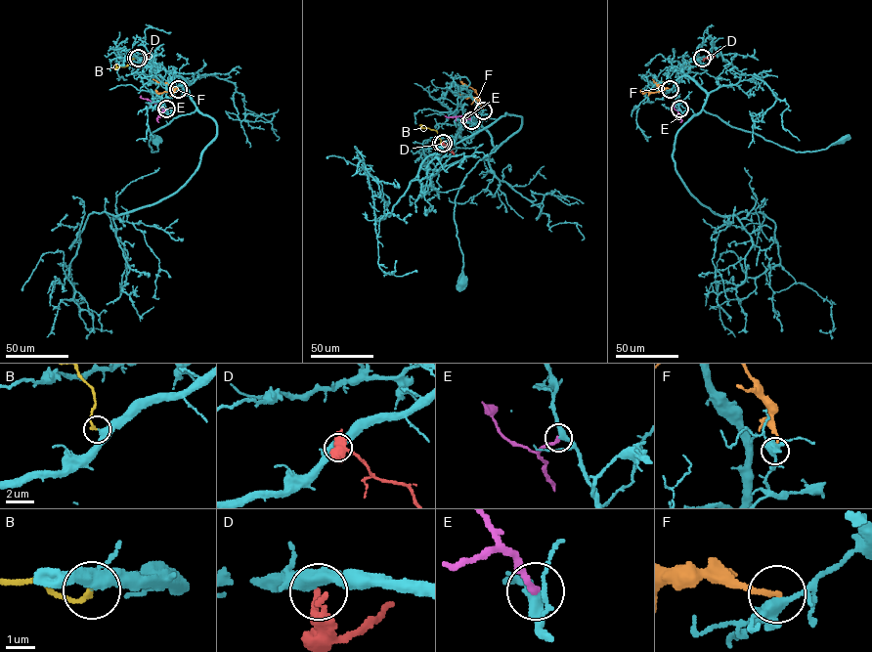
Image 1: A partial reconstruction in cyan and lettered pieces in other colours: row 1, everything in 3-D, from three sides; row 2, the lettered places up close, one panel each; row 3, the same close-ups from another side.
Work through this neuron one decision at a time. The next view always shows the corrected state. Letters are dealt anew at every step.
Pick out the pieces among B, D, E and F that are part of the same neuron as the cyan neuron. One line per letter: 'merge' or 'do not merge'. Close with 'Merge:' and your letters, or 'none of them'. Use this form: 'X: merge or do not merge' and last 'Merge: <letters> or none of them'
B: merge
D: do not merge
E: do not merge
F: do not merge
Merge: B

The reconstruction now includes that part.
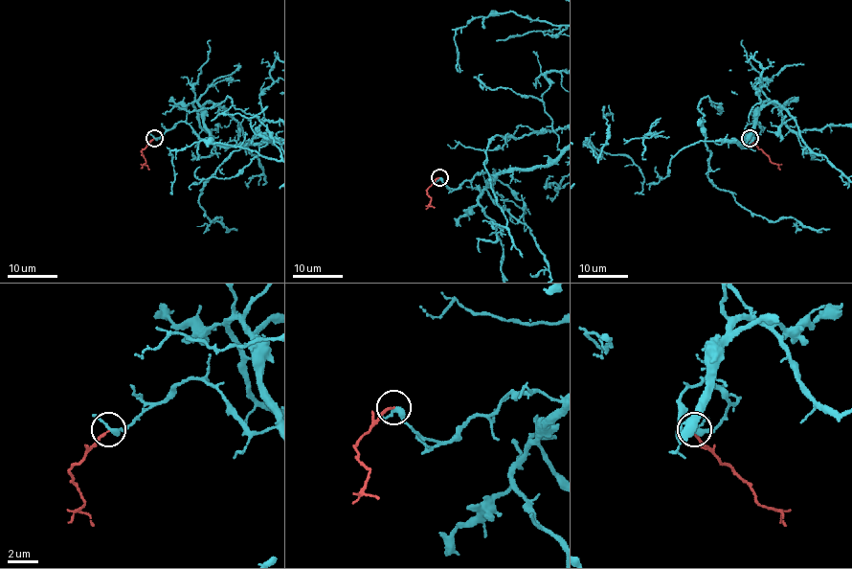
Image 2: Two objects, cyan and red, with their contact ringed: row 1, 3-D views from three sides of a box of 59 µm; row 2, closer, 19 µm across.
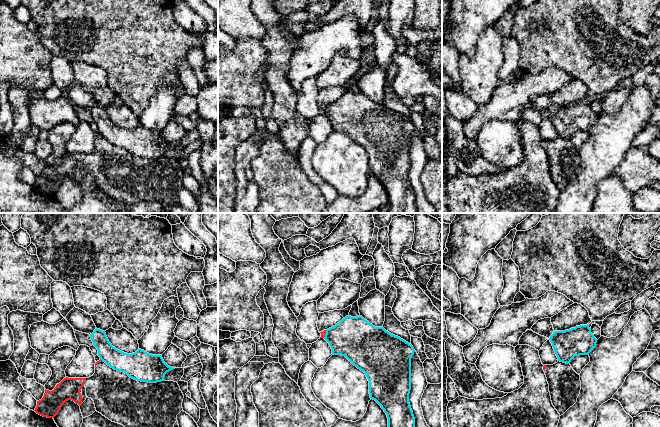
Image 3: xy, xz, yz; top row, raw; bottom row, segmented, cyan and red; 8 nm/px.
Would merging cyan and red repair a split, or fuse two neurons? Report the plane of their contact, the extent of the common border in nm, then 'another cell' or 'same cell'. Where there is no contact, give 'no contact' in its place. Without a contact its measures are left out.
meets cyan in xz; contact 70 nm long; another cell

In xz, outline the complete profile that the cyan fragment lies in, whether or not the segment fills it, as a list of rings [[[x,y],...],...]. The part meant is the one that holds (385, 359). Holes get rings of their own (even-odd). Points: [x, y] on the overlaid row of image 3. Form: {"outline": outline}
{"outline": [[[346,316],[326,330],[324,339],[333,355],[345,356],[363,371],[369,381],[370,398],[375,400],[388,418],[388,427],[415,427],[415,418],[409,403],[411,390],[411,358],[414,348],[383,327],[375,327],[362,316]]]}

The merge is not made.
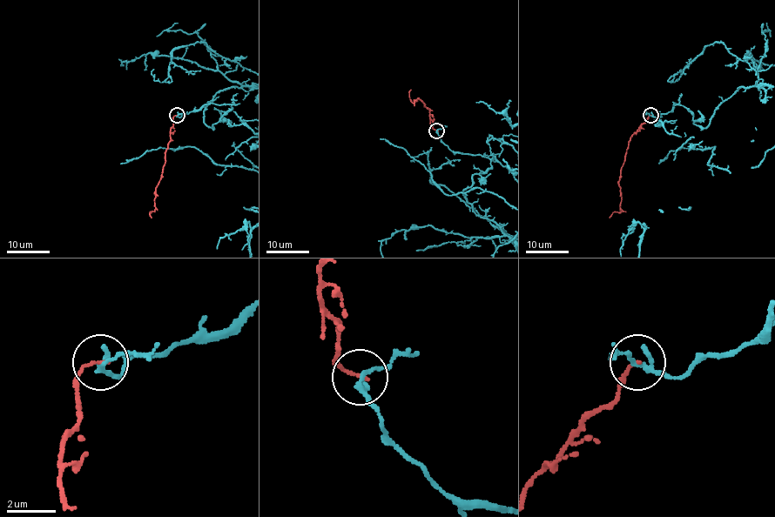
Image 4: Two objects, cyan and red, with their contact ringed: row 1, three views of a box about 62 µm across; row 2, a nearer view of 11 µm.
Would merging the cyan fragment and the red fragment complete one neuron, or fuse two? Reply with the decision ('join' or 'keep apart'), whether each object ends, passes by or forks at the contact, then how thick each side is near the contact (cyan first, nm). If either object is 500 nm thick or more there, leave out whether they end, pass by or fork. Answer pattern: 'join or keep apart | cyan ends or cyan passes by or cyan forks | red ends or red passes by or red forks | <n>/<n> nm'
keep apart | cyan forks | red ends | 130/140 nm

